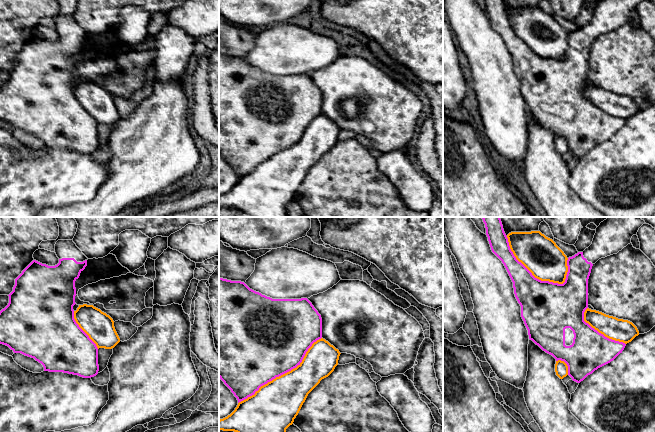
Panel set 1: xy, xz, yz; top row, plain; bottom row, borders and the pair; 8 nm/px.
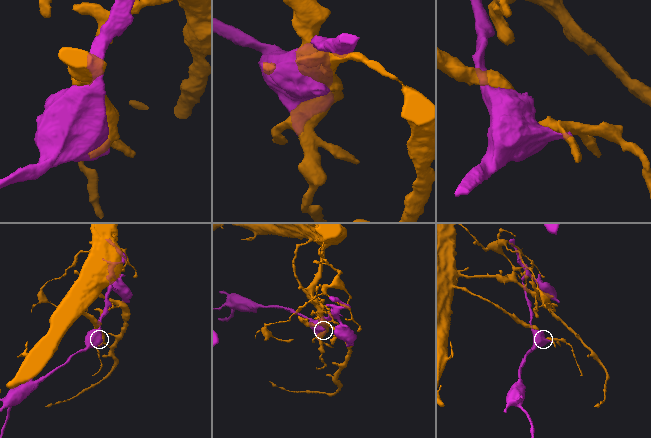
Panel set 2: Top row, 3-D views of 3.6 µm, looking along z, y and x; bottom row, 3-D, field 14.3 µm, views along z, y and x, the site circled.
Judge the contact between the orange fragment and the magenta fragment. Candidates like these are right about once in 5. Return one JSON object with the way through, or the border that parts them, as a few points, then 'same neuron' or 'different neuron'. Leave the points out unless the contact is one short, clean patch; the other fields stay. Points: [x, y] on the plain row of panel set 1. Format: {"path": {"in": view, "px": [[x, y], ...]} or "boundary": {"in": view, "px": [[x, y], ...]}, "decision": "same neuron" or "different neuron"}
{"decision": "different neuron"}

